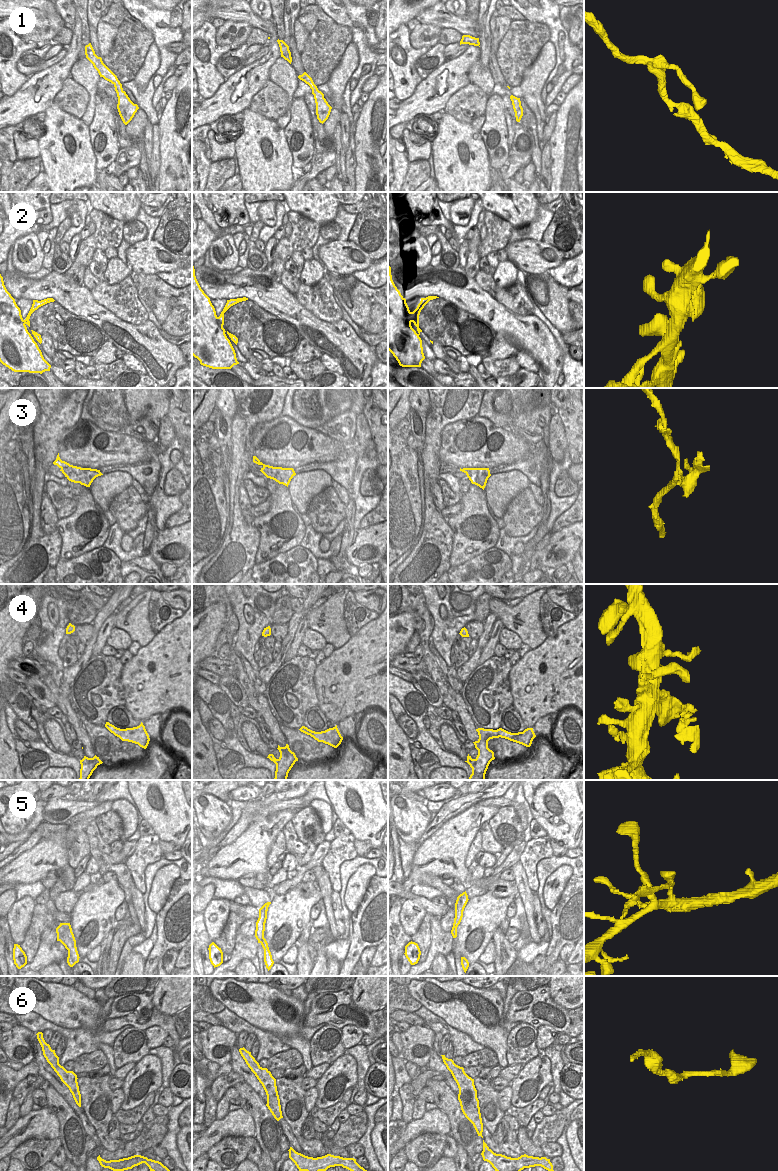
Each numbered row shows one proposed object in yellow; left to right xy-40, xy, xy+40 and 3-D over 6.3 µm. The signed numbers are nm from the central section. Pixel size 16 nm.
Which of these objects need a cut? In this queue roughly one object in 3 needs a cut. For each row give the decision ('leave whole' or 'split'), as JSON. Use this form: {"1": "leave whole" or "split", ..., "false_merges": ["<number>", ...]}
{"1": "leave whole", "2": "leave whole", "3": "split", "4": "leave whole", "5": "split", "6": "leave whole", "false_merges": ["3", "5"]}

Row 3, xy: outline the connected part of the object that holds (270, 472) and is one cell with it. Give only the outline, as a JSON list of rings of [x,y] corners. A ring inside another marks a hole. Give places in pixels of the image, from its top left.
[[[253,456],[253,462],[258,464],[258,465],[262,465],[263,467],[261,468],[261,472],[270,479],[280,479],[277,477],[277,473],[278,473],[278,468],[282,468],[282,467],[273,467],[273,466],[269,466],[269,465],[265,465],[263,464],[256,456]]]

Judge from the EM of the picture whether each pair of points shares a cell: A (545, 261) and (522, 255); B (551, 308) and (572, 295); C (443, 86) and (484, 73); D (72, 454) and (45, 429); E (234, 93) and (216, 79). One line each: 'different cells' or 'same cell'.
A: same cell
B: different cells
C: different cells
D: different cells
E: different cells

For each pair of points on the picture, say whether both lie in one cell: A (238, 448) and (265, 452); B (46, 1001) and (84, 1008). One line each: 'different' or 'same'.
A: different
B: same

